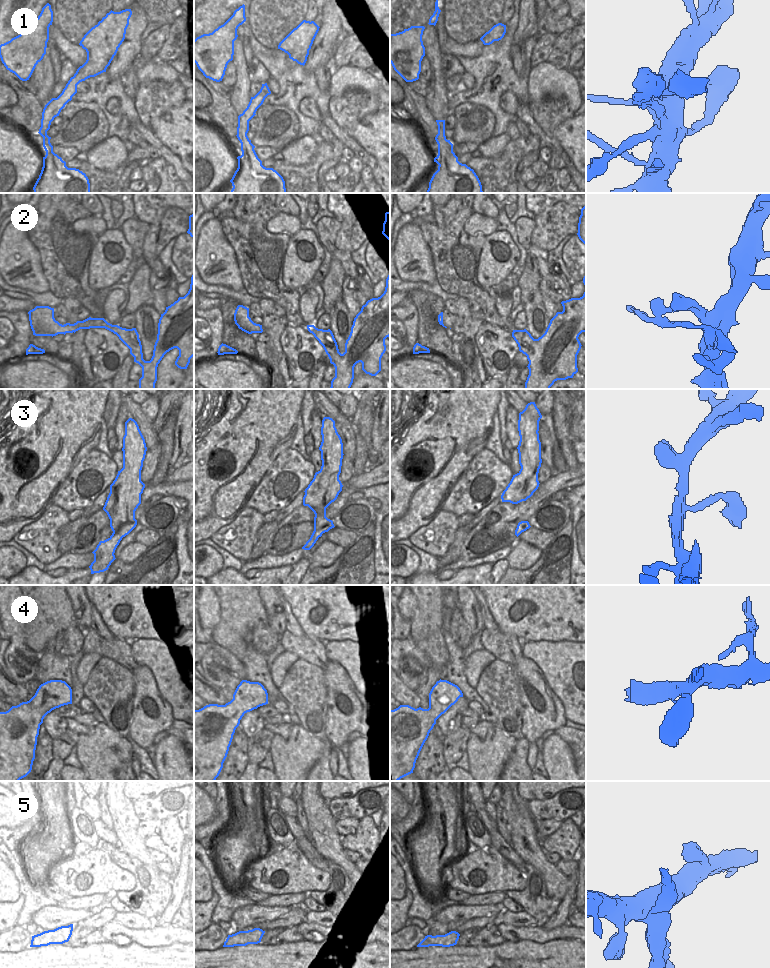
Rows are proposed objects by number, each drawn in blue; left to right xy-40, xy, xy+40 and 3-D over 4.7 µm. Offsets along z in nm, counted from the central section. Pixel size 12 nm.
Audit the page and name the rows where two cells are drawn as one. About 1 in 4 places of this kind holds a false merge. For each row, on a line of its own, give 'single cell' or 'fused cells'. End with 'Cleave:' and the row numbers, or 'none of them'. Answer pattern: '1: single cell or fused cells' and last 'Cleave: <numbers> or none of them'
1: single cell
2: single cell
3: single cell
4: single cell
5: single cell
Cleave: none of them

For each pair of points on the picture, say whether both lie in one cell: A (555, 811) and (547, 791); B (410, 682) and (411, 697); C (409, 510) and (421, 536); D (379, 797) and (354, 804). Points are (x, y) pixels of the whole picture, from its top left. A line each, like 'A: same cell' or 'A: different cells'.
A: different cells
B: different cells
C: different cells
D: same cell

